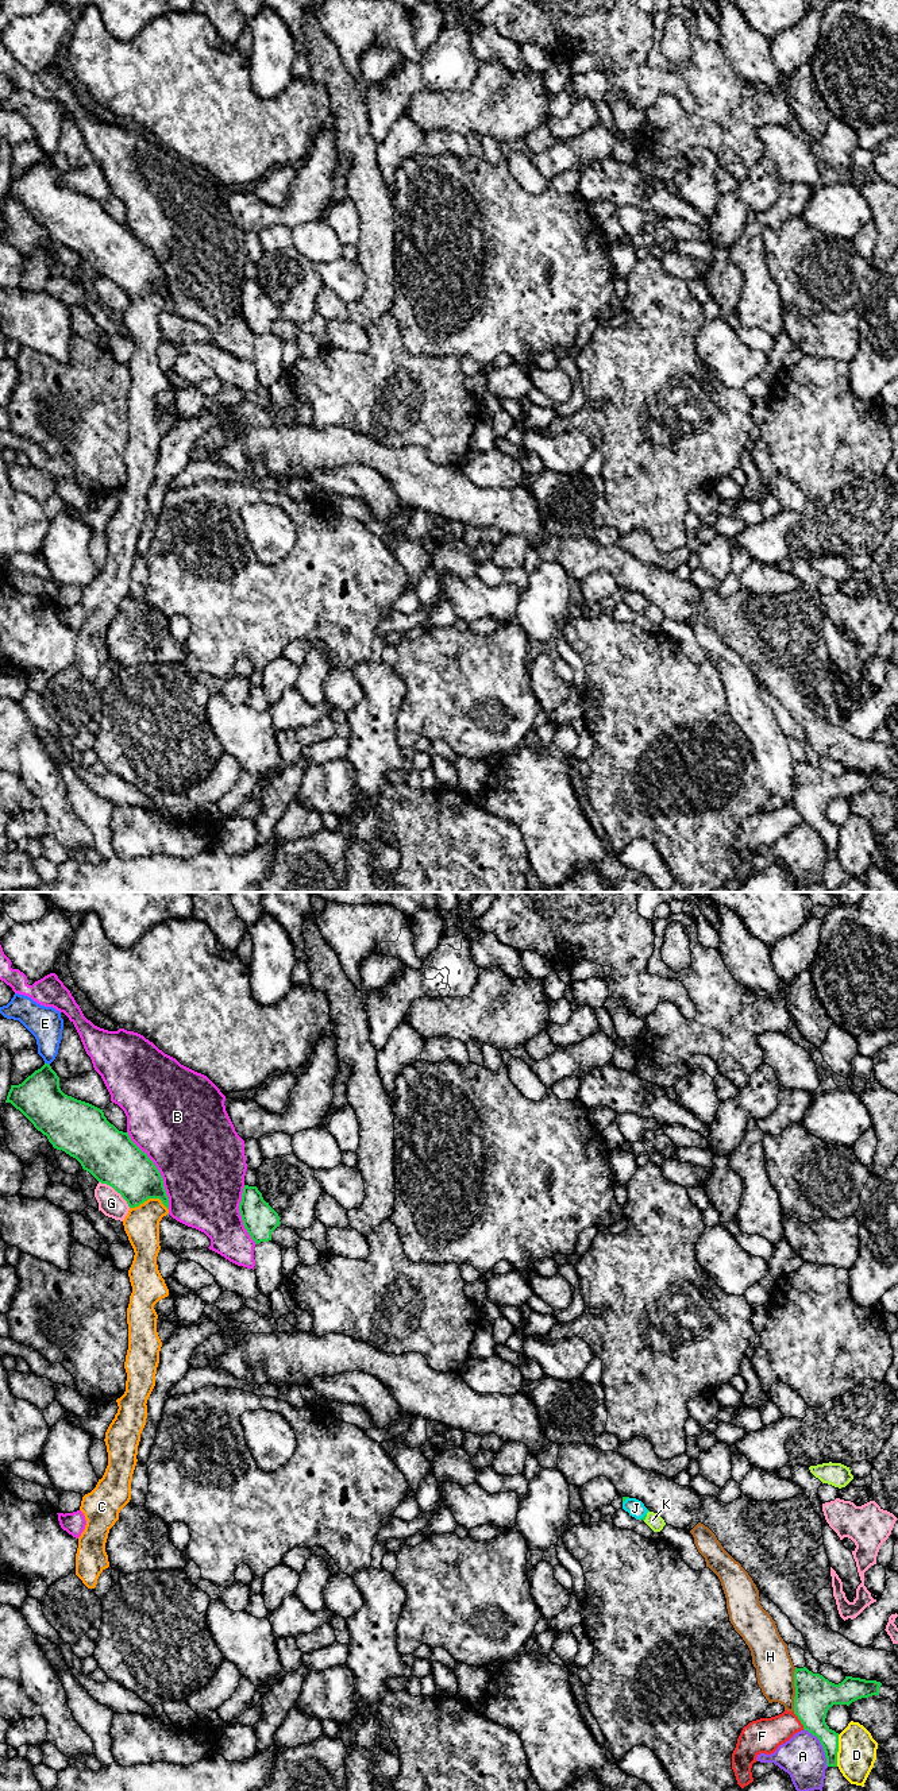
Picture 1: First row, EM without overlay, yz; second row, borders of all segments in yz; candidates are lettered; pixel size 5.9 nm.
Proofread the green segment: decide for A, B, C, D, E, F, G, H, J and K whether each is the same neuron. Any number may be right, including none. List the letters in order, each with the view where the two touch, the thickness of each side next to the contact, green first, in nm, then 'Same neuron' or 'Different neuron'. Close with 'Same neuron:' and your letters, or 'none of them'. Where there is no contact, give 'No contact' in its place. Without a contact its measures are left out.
A: Touches green in yz. Thickness 200 nm (green) against 260 nm. Different neuron
B: Touches green in yz. Thickness 300 nm (green) against 500 nm. Different neuron
C: Touches green in yz. Thickness 280 nm (green) against 200 nm. Different neuron
D: Touches green in yz. Thickness 140 nm (green) against 220 nm. Different neuron
E: Touches green in yz. Thickness 280 nm (green) against 200 nm. Different neuron
F: Touches green in yz. Thickness 240 nm (green) against 200 nm. Different neuron
G: Touches green in yz. Thickness 320 nm (green) against 150 nm. Different neuron
H: Touches green in yz. Thickness 240 nm (green) against 220 nm. Different neuron
J: Touches green in yz. Thickness 20 nm (green) against 100 nm. Same neuron
K: Touches green in yz. Thickness 20 nm (green) against 90 nm. Different neuron
Same neuron: J

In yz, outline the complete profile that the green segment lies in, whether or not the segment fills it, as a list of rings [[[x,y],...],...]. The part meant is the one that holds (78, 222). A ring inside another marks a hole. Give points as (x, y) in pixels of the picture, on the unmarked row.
[[[49,157],[22,177],[11,178],[5,196],[19,202],[47,229],[54,242],[76,251],[99,275],[120,286],[130,301],[139,300],[149,292],[159,292],[169,302],[163,271],[154,255],[131,233],[128,225],[119,224],[107,213],[103,202],[65,188],[59,181],[59,170]]]

